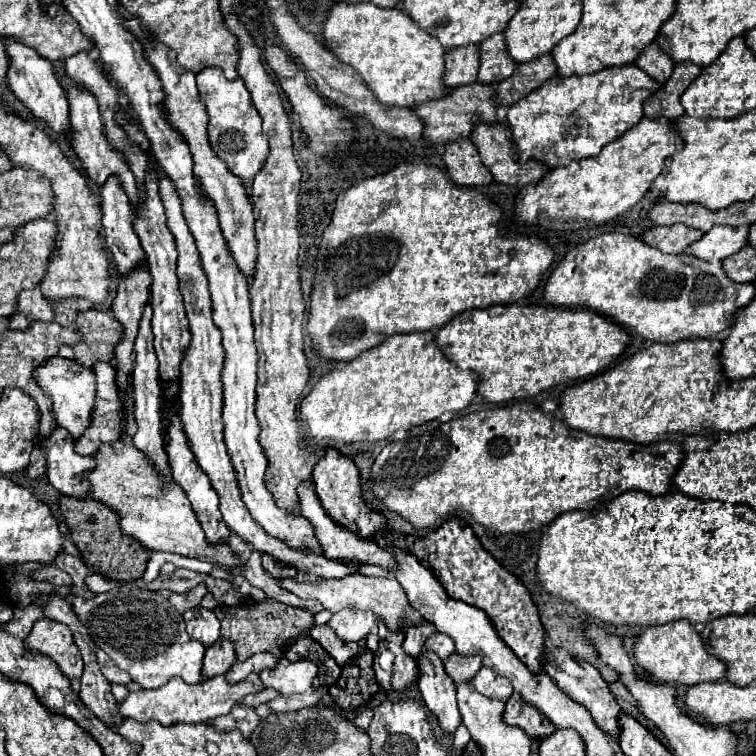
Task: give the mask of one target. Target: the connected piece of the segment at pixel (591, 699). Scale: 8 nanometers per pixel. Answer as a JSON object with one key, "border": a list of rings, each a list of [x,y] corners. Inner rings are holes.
{"border":[[[557,648],[557,650],[551,652],[551,662],[545,664],[545,670],[547,670],[547,674],[551,676],[551,680],[553,680],[571,700],[575,700],[577,704],[585,706],[585,708],[591,712],[595,724],[597,724],[603,732],[607,732],[609,736],[613,736],[615,740],[619,740],[619,736],[621,736],[621,726],[619,726],[621,706],[619,706],[617,700],[613,698],[613,694],[611,694],[607,682],[601,678],[601,674],[599,674],[599,670],[597,670],[595,666],[591,666],[591,664],[581,664],[581,662],[573,660],[565,650],[559,650],[559,648]]]}

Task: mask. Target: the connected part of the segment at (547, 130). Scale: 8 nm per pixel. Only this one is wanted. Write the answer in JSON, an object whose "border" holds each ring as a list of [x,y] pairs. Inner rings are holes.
{"border":[[[635,64],[605,68],[577,78],[553,76],[507,108],[511,142],[523,164],[535,160],[547,168],[597,156],[605,144],[623,136],[643,118],[643,102],[657,88],[659,84],[653,84]]]}

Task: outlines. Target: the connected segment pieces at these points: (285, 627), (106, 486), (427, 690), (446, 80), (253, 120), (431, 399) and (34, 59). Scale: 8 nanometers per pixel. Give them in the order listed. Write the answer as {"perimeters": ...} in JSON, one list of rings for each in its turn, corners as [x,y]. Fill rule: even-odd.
{"perimeters":[[[[271,600],[261,602],[255,608],[219,606],[215,612],[217,612],[217,618],[221,622],[221,638],[227,638],[235,646],[235,654],[237,654],[239,662],[251,658],[257,652],[269,652],[277,660],[281,660],[285,656],[285,648],[291,642],[295,642],[299,636],[309,634],[309,630],[315,624],[313,614],[309,610],[291,608],[287,604],[271,602]]],[[[103,442],[99,450],[93,454],[93,460],[97,462],[97,466],[83,474],[83,478],[89,482],[89,496],[113,508],[113,512],[119,516],[121,532],[141,542],[149,552],[175,552],[181,556],[199,558],[221,566],[239,564],[239,560],[233,556],[227,544],[207,544],[203,528],[183,488],[175,482],[161,484],[161,480],[157,480],[157,472],[153,472],[153,464],[145,460],[143,452],[139,452],[133,446],[133,442]]],[[[423,650],[417,658],[419,664],[419,692],[429,712],[439,720],[441,730],[451,736],[461,726],[461,714],[457,710],[457,686],[447,676],[443,662],[437,654]]],[[[475,44],[455,48],[445,52],[445,74],[441,80],[447,88],[473,84],[477,80],[477,68],[479,68],[479,52]]],[[[203,68],[197,74],[199,98],[205,104],[209,126],[207,136],[213,152],[227,164],[227,168],[241,180],[253,180],[253,176],[263,168],[267,148],[267,134],[261,128],[261,116],[253,108],[251,94],[241,78],[227,80],[221,68]]],[[[433,332],[395,334],[379,346],[361,352],[357,358],[343,364],[343,368],[325,374],[303,398],[301,420],[307,422],[315,444],[323,442],[325,438],[337,442],[377,442],[389,438],[397,430],[409,430],[413,426],[435,420],[443,412],[463,410],[475,398],[475,388],[475,376],[451,366],[445,356],[435,348]]],[[[5,40],[9,58],[13,60],[11,68],[9,68],[9,86],[15,94],[15,98],[27,108],[31,110],[31,114],[37,120],[43,120],[53,132],[61,134],[63,138],[67,138],[71,142],[71,122],[69,122],[69,102],[65,96],[65,90],[59,86],[55,72],[53,72],[53,64],[41,56],[37,56],[37,52],[33,52],[33,48],[25,48],[23,44],[13,44],[13,40]]]]}

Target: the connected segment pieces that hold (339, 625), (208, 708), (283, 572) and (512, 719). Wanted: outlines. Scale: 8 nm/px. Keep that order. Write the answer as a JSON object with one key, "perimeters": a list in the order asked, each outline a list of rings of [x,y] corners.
{"perimeters":[[[[349,610],[349,612],[335,612],[327,622],[327,626],[335,630],[339,640],[355,642],[355,640],[361,640],[375,626],[375,622],[377,618],[373,616],[373,612]]],[[[257,674],[245,678],[241,684],[229,684],[223,676],[217,678],[207,678],[199,684],[185,684],[183,680],[169,680],[165,686],[157,690],[139,690],[139,692],[129,692],[123,702],[117,702],[117,710],[123,718],[131,718],[137,722],[149,722],[157,720],[163,726],[179,724],[179,722],[205,722],[209,718],[217,718],[227,714],[243,696],[251,692],[263,690],[263,684]]],[[[263,556],[263,568],[269,576],[273,576],[275,580],[285,580],[285,578],[295,578],[297,570],[289,568],[285,564],[277,564],[277,560],[273,560],[271,556]]],[[[513,692],[511,698],[507,700],[507,708],[505,708],[503,718],[507,724],[519,726],[531,740],[547,738],[555,732],[553,724],[549,724],[549,720],[545,720],[533,706],[525,704],[521,700],[521,696],[517,696],[517,692]]]]}

